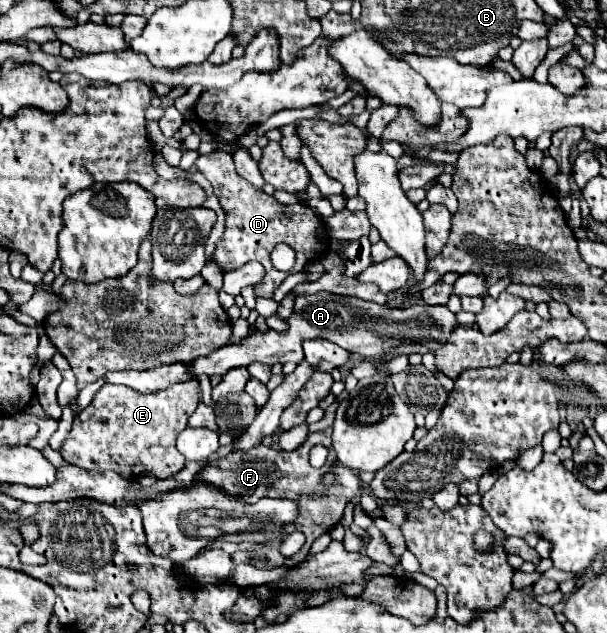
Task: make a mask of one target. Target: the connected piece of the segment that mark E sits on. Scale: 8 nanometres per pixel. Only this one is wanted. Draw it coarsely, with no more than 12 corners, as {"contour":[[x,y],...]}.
{"contour":[[196,379],[142,395],[106,383],[60,453],[126,479],[172,477]]}

